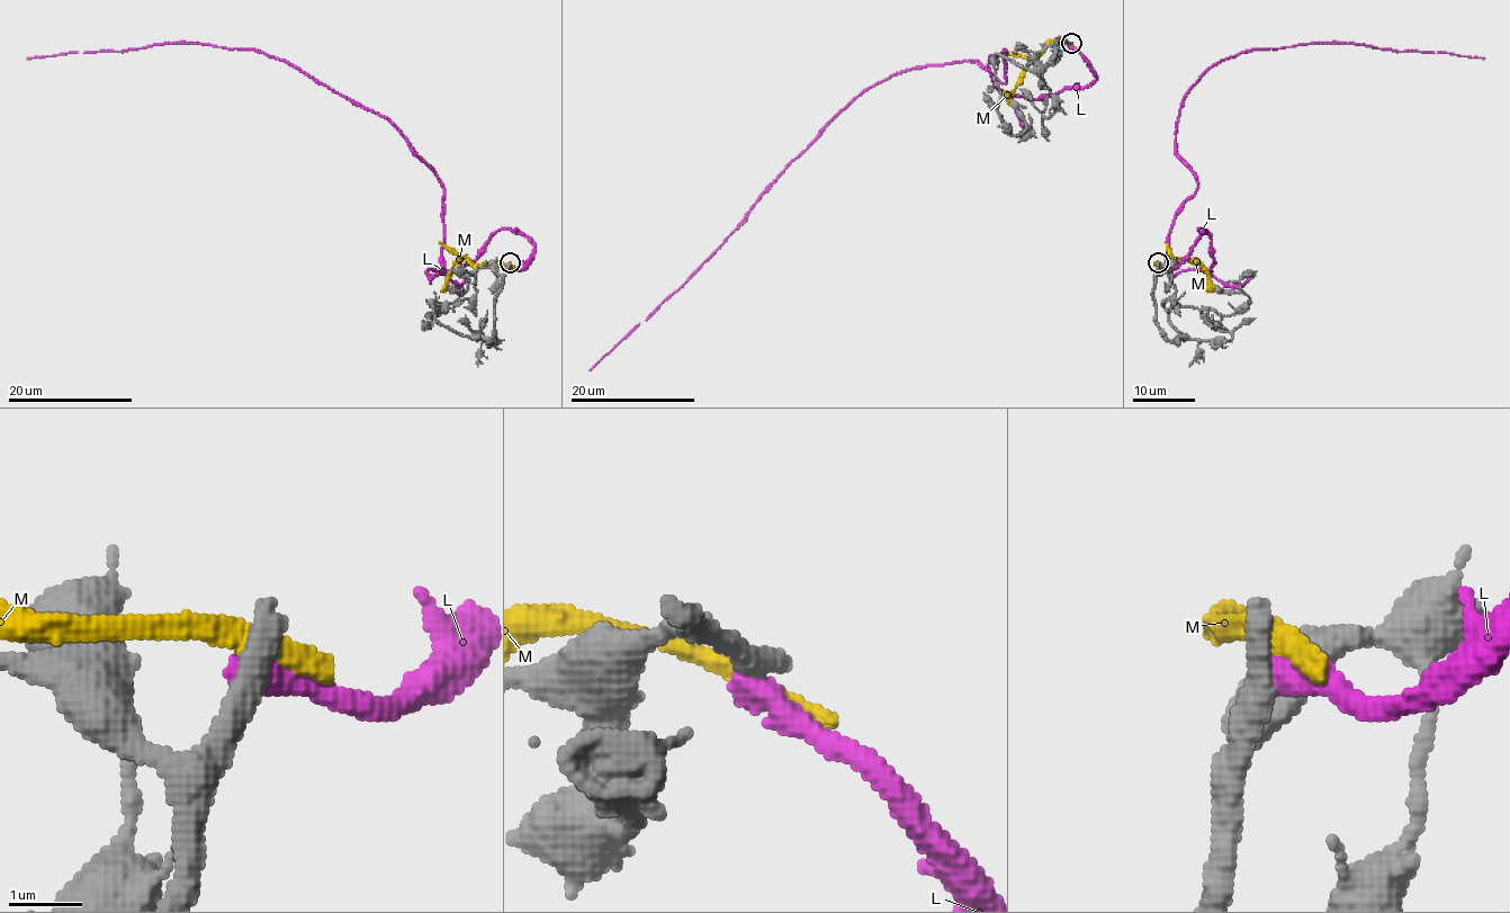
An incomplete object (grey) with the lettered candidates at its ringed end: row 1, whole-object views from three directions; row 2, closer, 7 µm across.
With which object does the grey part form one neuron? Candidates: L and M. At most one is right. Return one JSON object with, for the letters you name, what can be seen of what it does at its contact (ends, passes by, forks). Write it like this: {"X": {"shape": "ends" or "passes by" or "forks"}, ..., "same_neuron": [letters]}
{"same_neuron": []}

